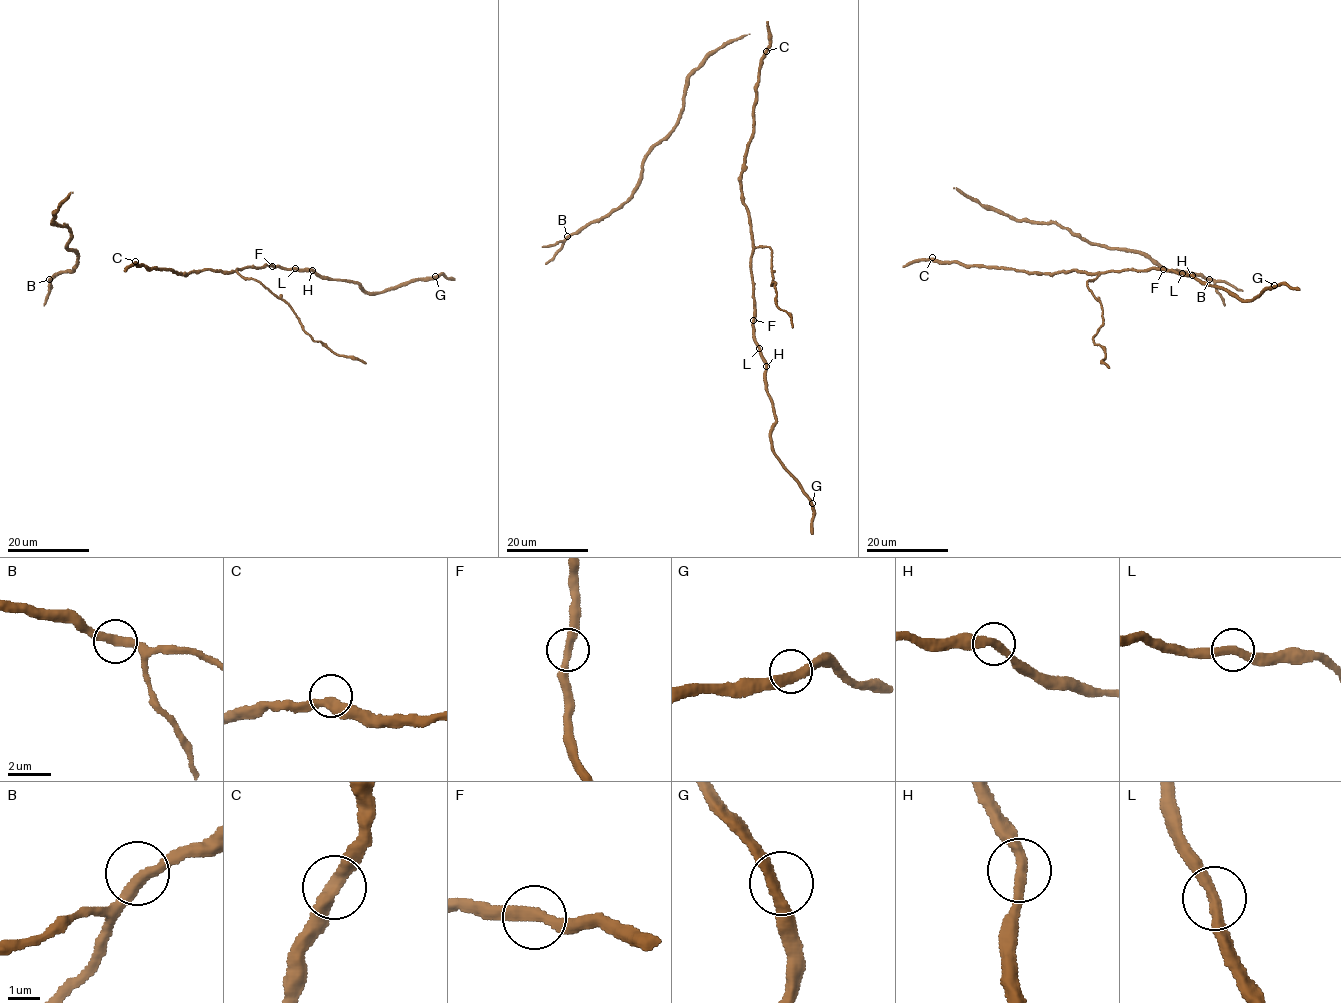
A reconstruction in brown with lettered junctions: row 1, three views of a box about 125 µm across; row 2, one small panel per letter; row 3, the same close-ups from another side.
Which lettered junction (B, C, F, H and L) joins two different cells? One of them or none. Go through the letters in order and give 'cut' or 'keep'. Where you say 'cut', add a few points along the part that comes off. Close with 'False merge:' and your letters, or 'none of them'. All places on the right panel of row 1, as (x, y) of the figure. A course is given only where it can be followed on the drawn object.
B: keep
C: keep
F: keep
H: cut; foreign part runs (1192, 275), (1243, 300), (1261, 295), (1274, 285), (1288, 284), (1298, 289)
L: keep
False merge: H

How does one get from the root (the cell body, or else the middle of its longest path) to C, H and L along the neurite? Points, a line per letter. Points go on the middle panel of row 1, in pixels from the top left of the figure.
C: (755, 98), (761, 57), (766, 51)
H: (755, 98), (753, 134), (747, 147), (740, 189), (753, 239), (754, 340), (766, 366)
L: (755, 98), (753, 134), (747, 147), (740, 189), (753, 239), (753, 333), (759, 348)

